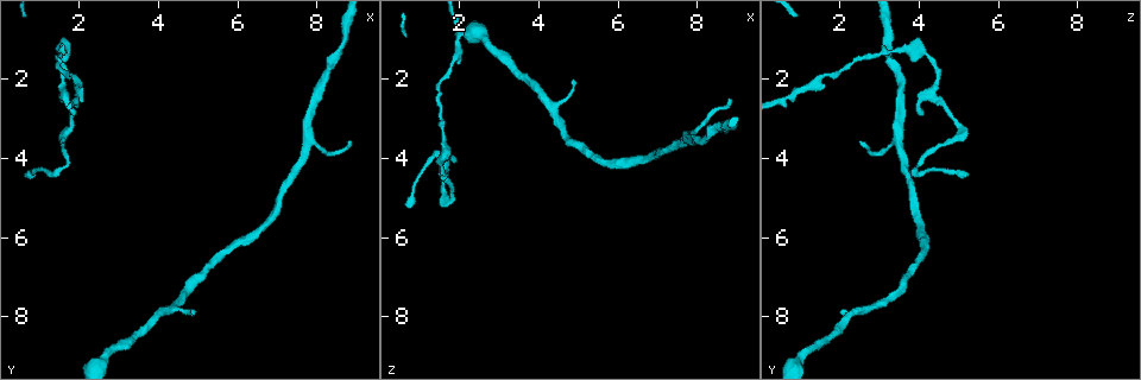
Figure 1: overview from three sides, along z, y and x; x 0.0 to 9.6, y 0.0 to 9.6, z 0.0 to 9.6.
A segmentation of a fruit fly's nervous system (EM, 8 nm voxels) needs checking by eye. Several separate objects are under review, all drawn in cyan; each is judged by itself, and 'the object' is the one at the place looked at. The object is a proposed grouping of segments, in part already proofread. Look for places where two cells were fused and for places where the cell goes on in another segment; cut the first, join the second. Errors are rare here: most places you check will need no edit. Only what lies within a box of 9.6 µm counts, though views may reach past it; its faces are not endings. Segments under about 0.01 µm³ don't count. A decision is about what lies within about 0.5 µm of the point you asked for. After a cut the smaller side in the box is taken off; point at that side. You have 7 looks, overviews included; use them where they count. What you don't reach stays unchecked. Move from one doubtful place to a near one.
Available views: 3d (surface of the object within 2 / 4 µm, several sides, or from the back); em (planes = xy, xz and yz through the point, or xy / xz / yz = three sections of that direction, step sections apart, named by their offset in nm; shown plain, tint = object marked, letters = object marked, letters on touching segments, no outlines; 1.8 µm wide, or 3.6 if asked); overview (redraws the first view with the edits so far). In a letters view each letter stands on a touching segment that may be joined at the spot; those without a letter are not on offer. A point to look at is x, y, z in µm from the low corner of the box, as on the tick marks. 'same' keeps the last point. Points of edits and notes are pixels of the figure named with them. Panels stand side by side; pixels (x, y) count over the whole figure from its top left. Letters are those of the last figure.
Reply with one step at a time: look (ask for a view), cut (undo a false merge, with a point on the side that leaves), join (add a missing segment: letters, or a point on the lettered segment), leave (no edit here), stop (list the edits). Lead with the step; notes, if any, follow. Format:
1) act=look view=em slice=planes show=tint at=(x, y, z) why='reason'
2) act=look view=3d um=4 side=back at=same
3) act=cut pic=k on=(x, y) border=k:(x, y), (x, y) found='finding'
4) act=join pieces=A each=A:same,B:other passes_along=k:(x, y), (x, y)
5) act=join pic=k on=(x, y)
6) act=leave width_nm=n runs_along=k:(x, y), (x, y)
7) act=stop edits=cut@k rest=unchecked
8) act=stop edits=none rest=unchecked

act=look view=3d um=4 at=(1.60, 1.30, 3.30) why='a narrow waist'

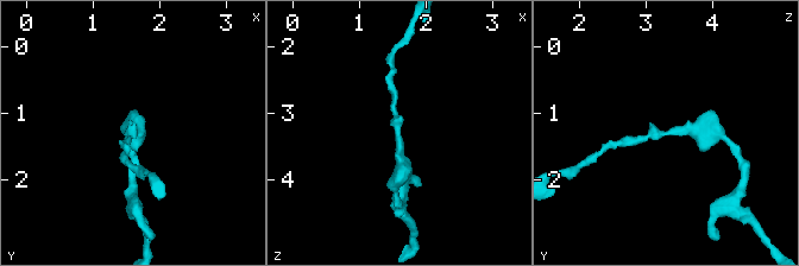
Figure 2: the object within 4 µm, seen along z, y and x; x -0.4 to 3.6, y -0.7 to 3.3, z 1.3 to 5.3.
act=look view=em slice=yz step=8 show=tint at=(1.60, 1.25, 3.30)

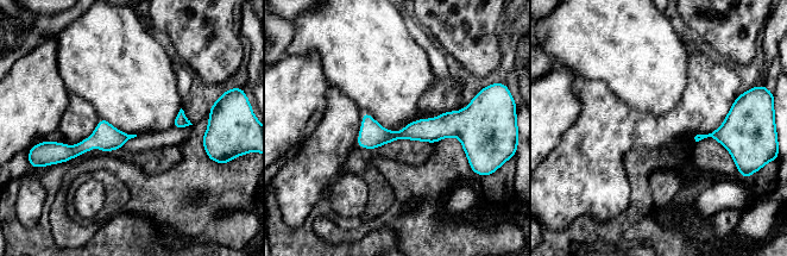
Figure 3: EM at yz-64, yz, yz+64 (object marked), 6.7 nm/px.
act=look view=em slice=yz step=8 show=letters at=same why='what lies round it'

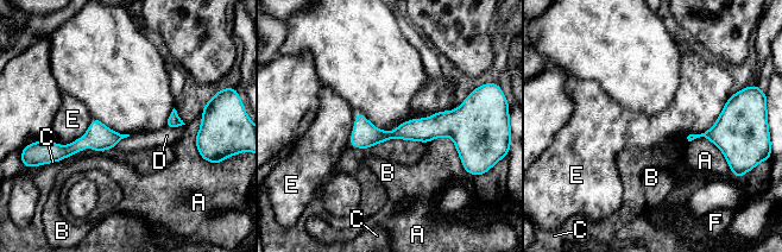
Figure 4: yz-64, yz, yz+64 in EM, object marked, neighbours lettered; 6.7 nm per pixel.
act=leave width_nm=140 each=A:other,B:other,C:other,D:other,E:other,F:other border=4:(731, 95), (688, 142) found='one cell here'

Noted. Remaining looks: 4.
act=look view=3d um=2 side=back at=(1.95, 2.80, 4.15) why='thin end'

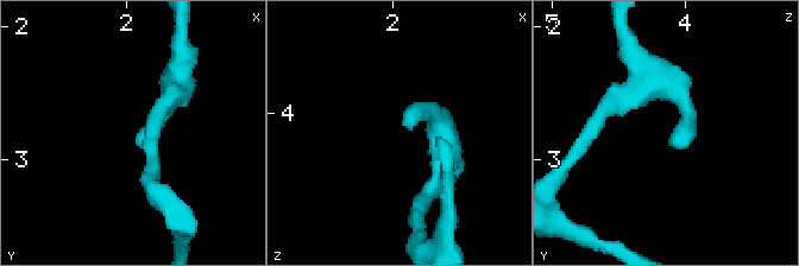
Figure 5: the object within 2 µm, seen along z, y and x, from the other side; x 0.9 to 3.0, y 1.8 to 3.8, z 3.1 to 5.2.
act=look view=em slice=planes show=letters at=(1.90, 2.88, 4.10)

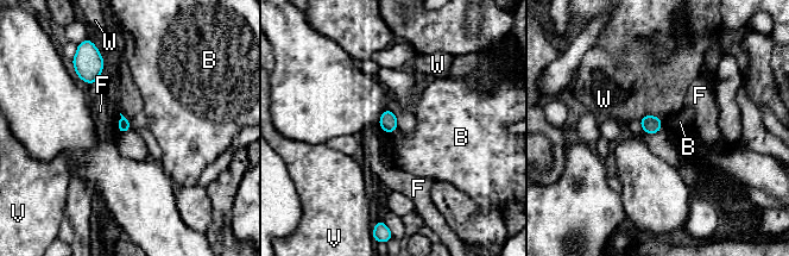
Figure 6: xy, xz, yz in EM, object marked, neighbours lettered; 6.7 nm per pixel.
act=leave width_nm=80 each=B:other,F:other,V:other,W:other border=6:(128, 119), (131, 128) found='none of them fits'

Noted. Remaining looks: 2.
act=look view=em slice=planes show=tint at=(0.75, 4.40, 5.25) why='branch stops here'

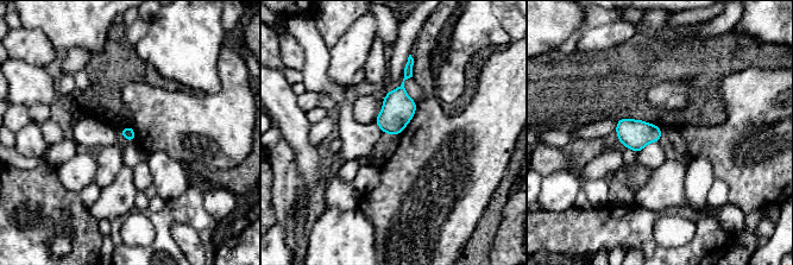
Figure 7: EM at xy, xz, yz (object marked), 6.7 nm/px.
act=look view=em slice=planes show=letters at=same why='what lies round it'

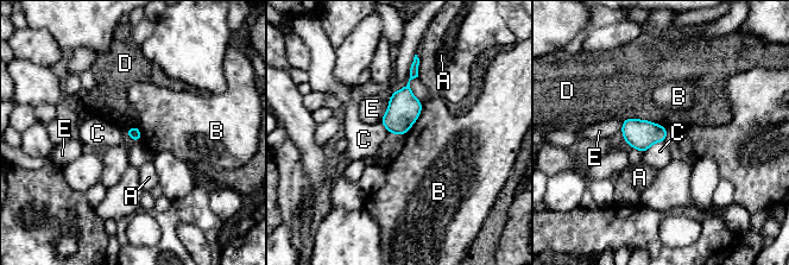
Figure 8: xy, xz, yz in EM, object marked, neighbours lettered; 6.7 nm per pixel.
act=leave each=A:other,B:other,C:other,D:other,E:other border=8:(624, 119), (645, 119), (667, 127) found='no lettered segment goes on from it'

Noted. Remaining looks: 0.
act=stop edits=none rest=unchecked

